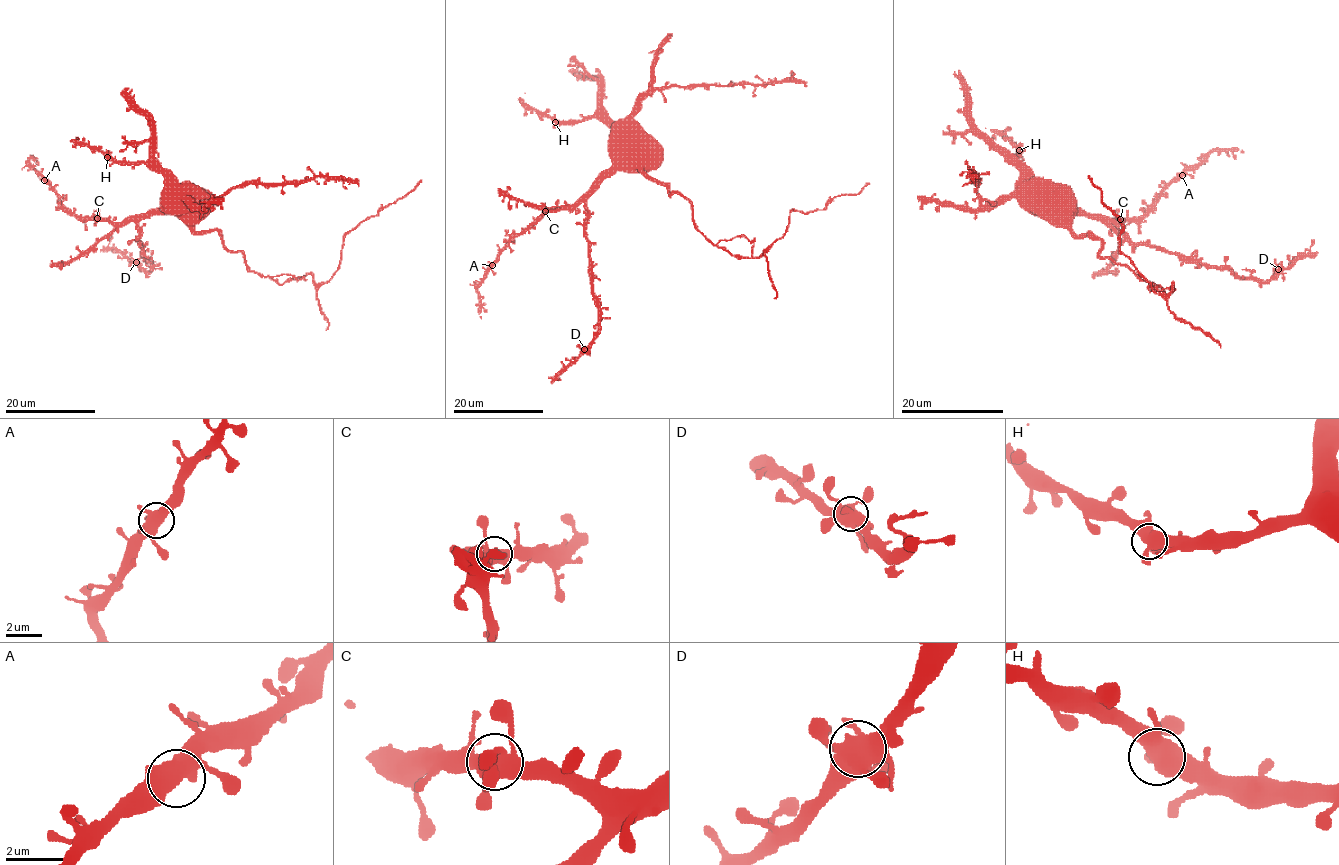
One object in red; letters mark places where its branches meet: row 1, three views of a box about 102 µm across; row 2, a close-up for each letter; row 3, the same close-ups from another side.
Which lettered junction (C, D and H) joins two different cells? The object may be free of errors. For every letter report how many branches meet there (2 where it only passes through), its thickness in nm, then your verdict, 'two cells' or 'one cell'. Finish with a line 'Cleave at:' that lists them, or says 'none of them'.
C: branches 5; calibre 550 nm; one cell
D: branches 5; calibre 480 nm; one cell
H: branches 4; calibre 550 nm; one cell
Cleave at: none of them

